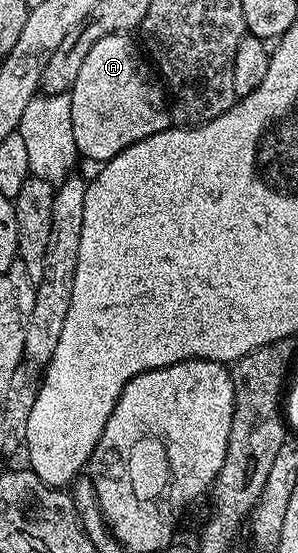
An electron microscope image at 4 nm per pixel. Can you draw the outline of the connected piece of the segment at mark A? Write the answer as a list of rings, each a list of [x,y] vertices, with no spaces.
[[[122,33],[95,41],[91,53],[79,65],[73,90],[68,92],[78,156],[104,161],[123,153],[135,141],[166,131],[171,125],[166,88],[147,62],[142,48],[129,39],[132,38]]]

